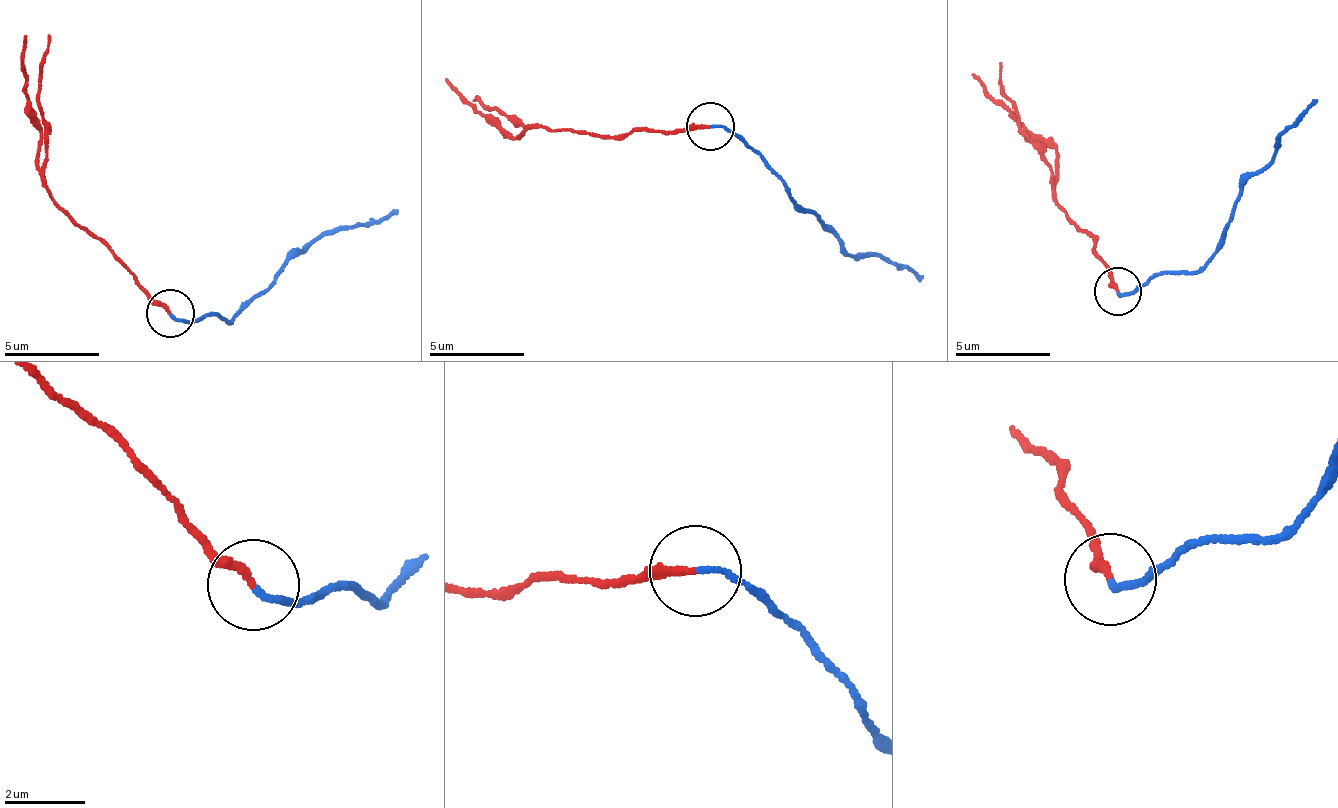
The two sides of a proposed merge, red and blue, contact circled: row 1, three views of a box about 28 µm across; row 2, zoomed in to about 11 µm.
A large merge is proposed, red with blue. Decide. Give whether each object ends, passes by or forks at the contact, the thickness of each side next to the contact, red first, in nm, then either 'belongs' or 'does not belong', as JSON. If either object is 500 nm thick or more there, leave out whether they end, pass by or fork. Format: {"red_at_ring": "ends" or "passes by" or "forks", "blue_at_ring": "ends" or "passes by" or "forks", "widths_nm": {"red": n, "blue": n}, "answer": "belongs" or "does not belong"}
{"red_at_ring": "ends", "blue_at_ring": "ends", "widths_nm": {"red": 200, "blue": 140}, "answer": "does not belong"}

